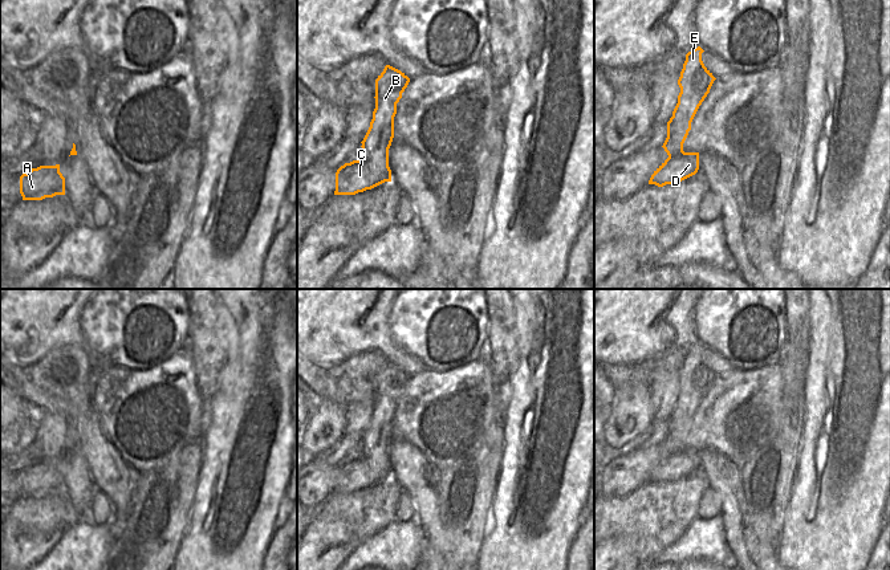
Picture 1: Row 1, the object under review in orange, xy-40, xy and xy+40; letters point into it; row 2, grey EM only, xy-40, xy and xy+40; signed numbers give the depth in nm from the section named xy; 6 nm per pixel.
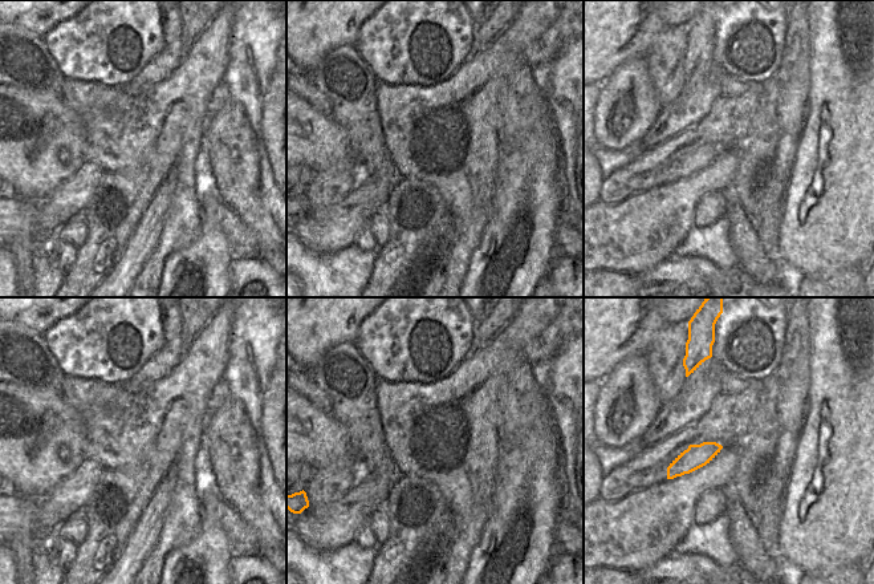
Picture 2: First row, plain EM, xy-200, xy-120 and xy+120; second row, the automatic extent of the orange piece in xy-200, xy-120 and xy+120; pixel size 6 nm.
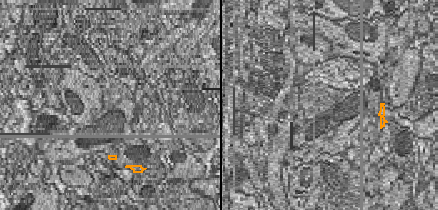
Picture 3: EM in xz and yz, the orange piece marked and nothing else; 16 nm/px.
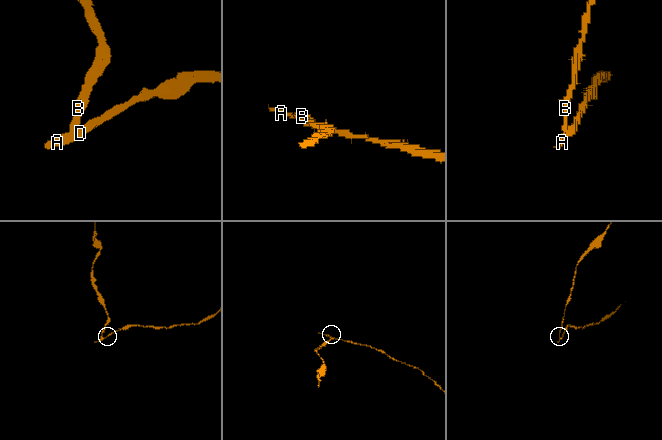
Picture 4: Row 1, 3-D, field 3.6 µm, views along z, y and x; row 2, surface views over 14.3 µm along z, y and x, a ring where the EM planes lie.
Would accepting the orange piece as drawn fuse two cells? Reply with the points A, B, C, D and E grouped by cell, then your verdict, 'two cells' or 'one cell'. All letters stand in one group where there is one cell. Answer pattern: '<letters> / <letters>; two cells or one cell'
A C D / B E; two cells

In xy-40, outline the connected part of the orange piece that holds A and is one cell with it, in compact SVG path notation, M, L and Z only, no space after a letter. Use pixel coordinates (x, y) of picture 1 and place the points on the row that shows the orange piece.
M60 164L40 166L20 176L23 200L42 200L56 195L65 195L65 178Z

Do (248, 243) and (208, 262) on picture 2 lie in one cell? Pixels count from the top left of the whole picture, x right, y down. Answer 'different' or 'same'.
different

